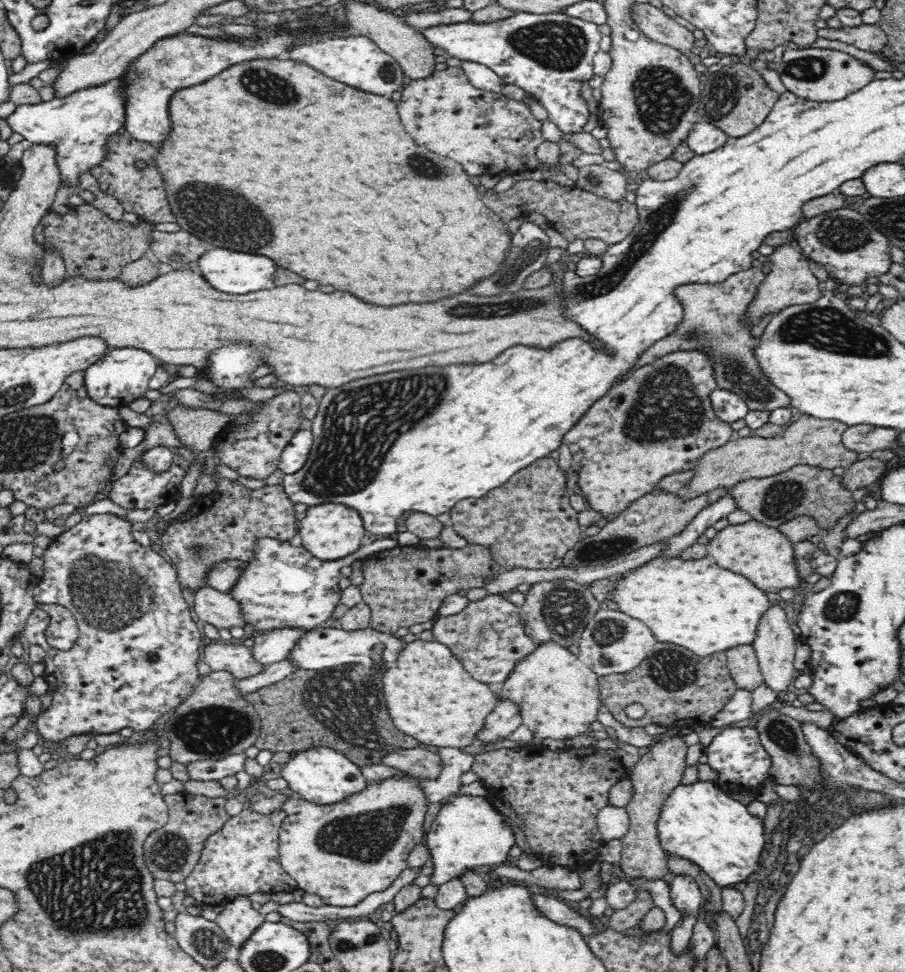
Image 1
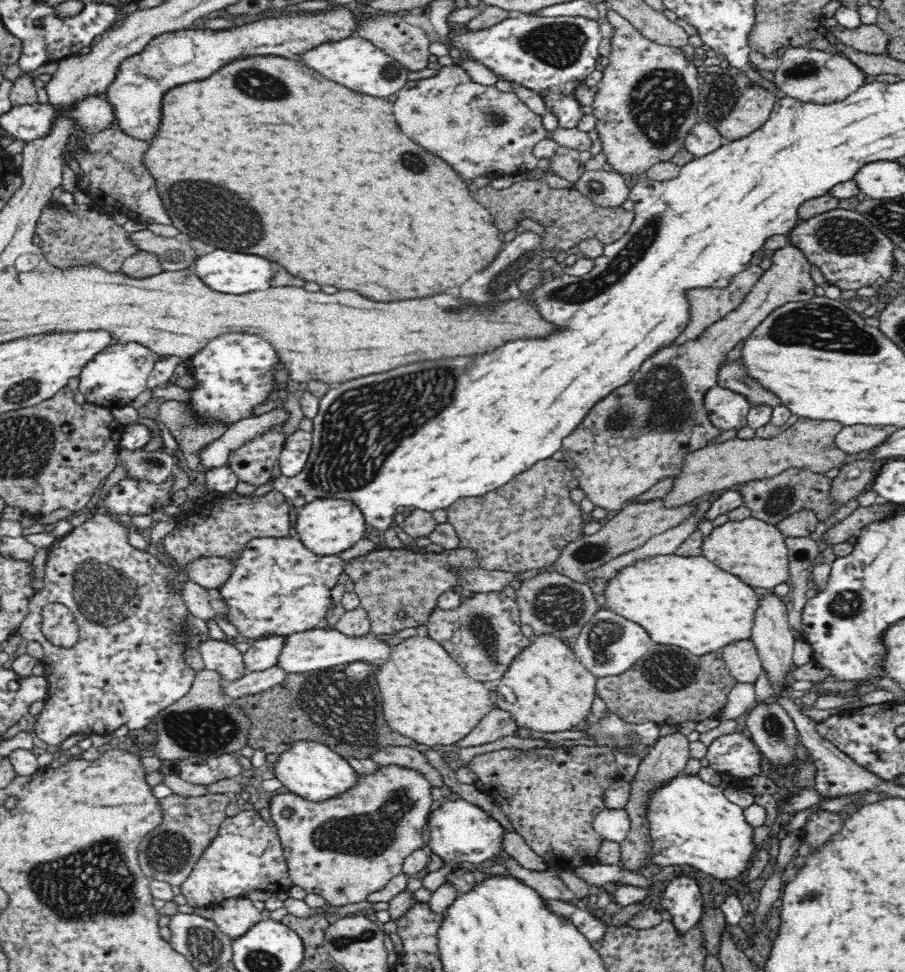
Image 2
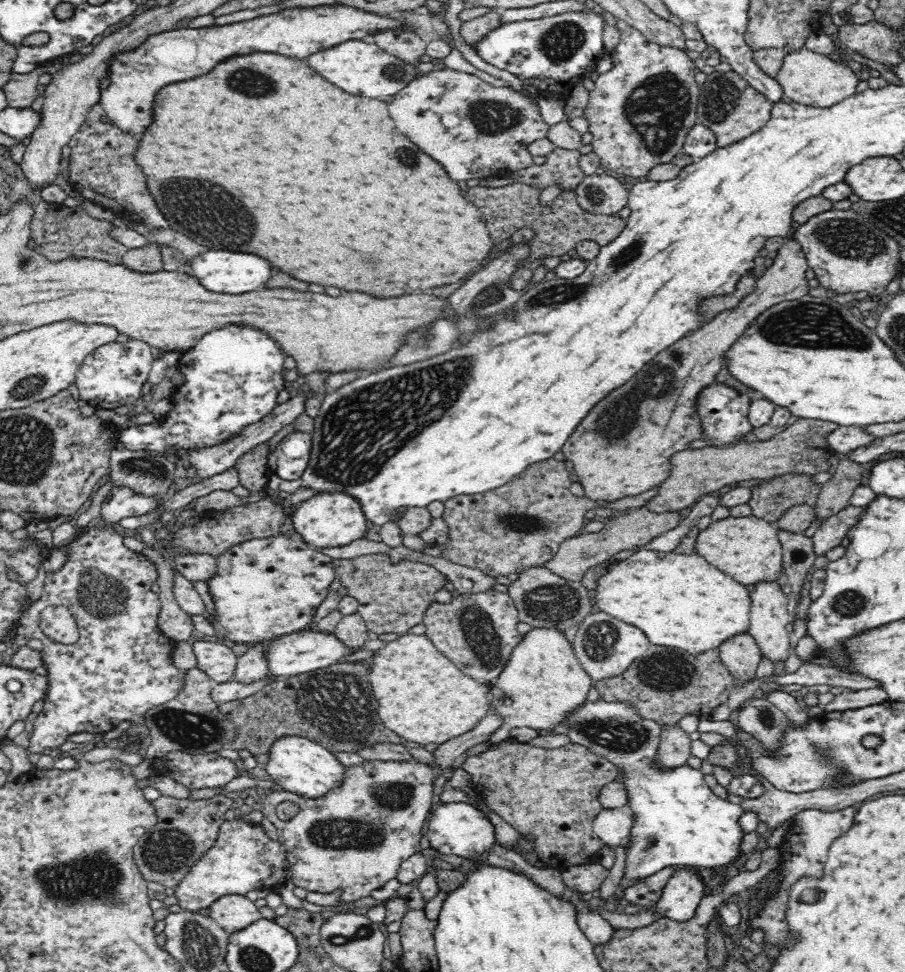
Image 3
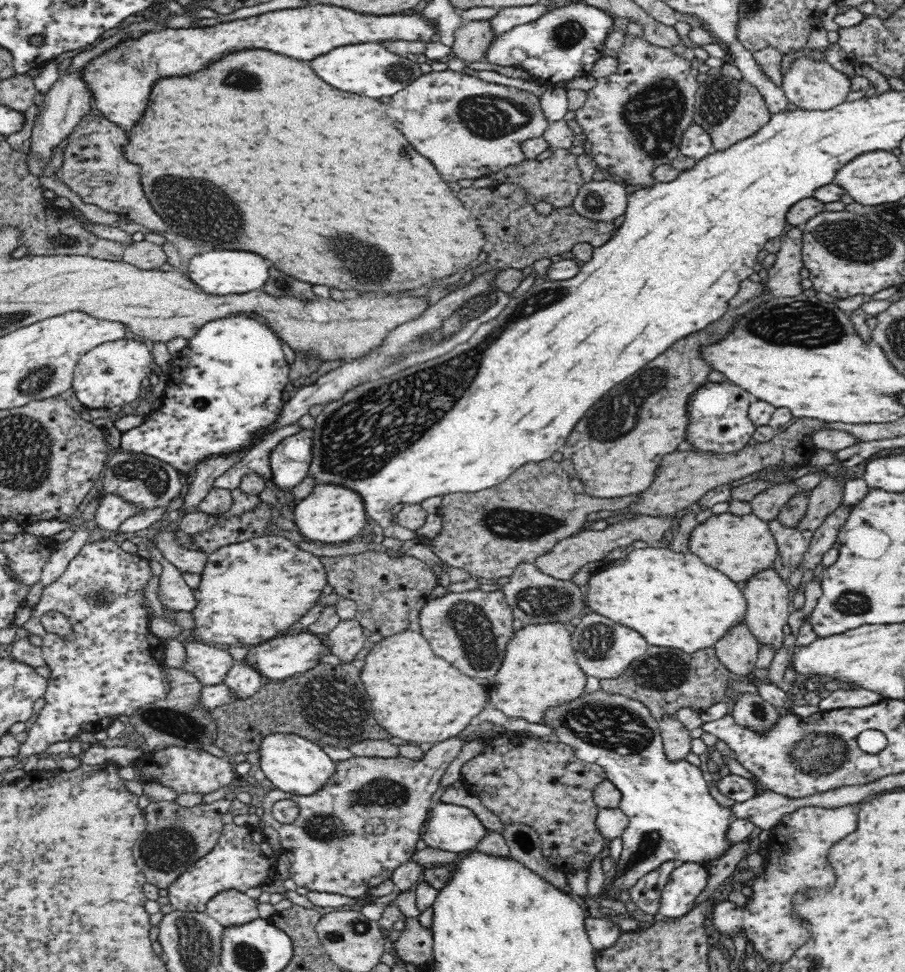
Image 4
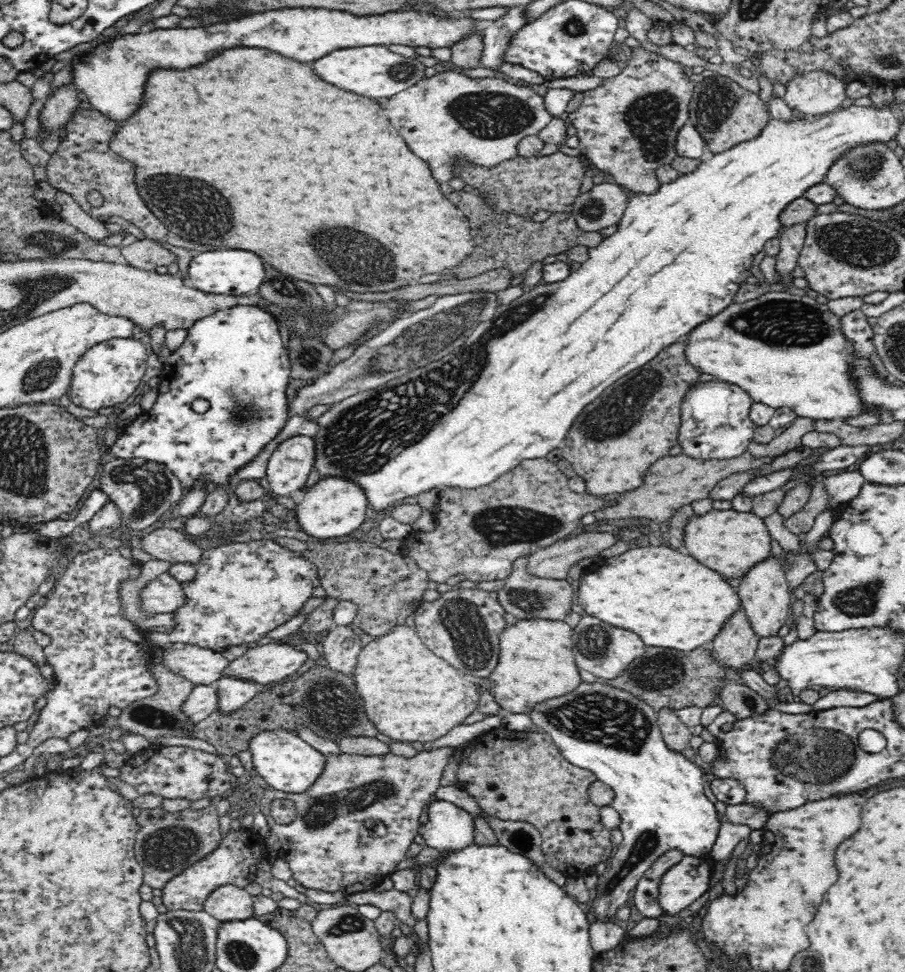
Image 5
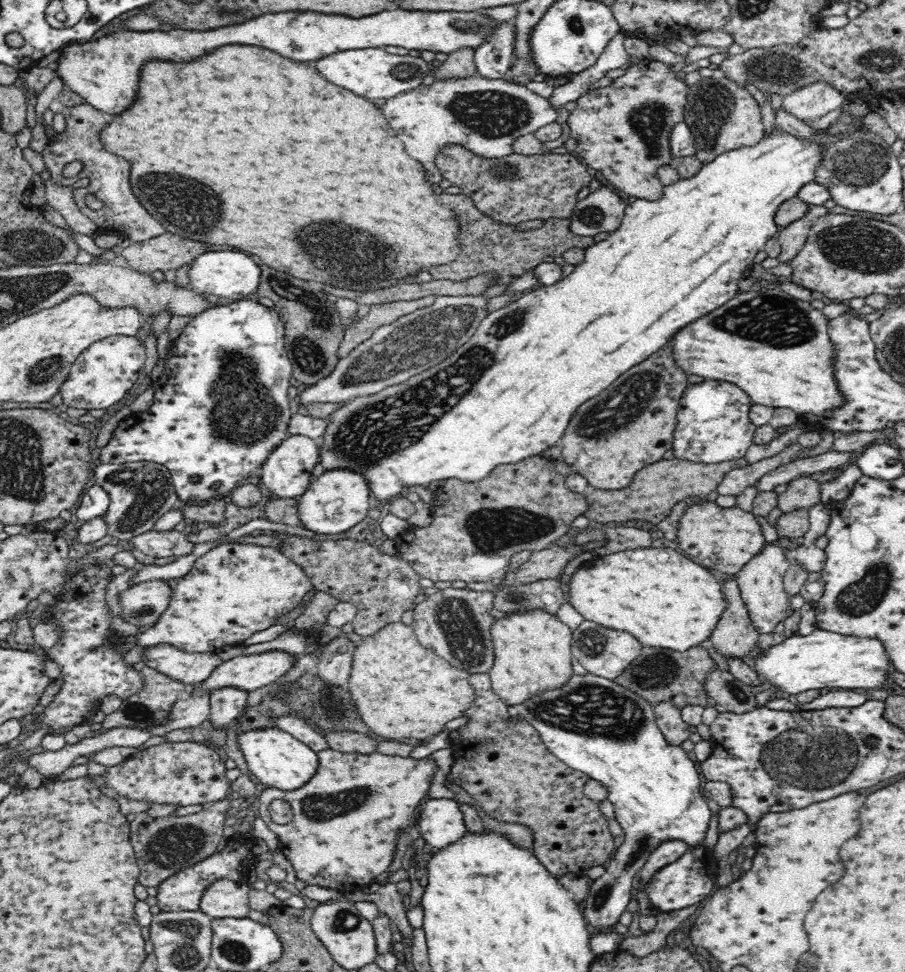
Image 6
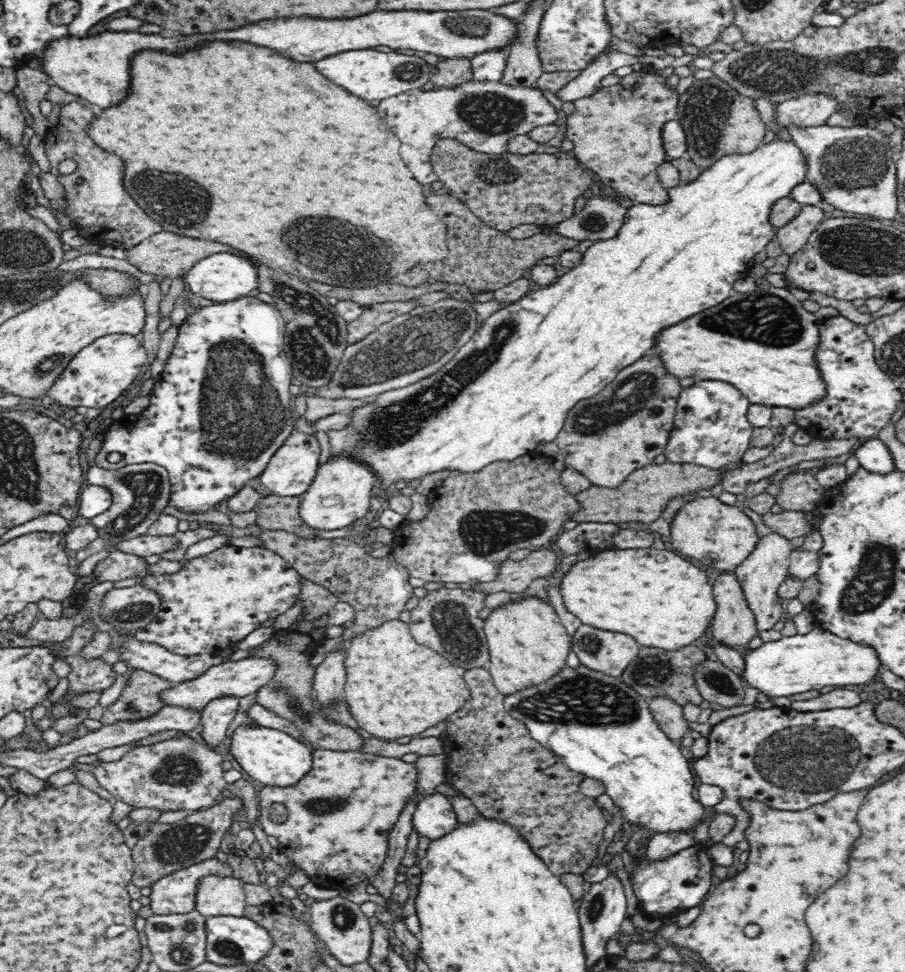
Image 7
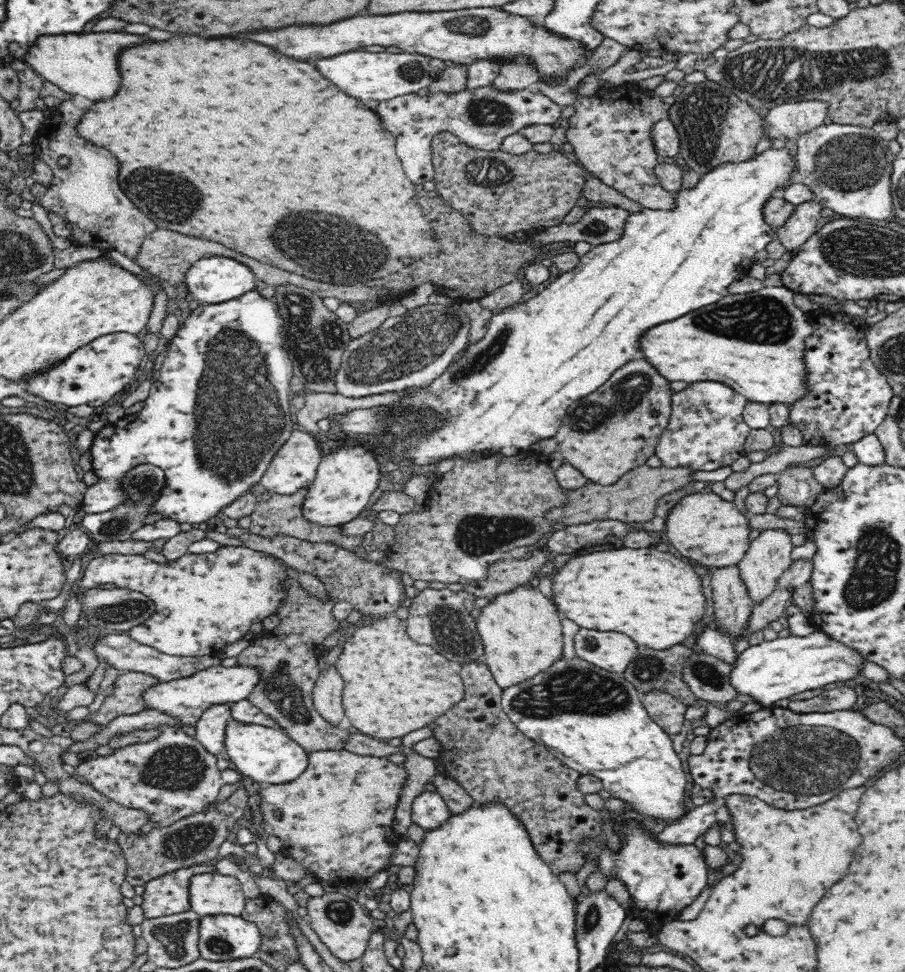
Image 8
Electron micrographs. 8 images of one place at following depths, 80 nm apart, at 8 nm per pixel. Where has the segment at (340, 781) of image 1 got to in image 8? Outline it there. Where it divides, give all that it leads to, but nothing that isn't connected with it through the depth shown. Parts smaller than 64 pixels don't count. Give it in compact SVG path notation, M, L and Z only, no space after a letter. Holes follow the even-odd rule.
M233 719L224 730L224 748L230 765L243 777L252 778L261 784L284 784L292 782L306 770L309 754L290 739L280 728L246 724Z

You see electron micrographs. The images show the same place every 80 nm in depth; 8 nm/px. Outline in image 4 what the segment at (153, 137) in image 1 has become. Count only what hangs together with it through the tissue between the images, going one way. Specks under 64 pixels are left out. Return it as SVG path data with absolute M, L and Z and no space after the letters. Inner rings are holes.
M308 4L286 8L207 27L156 29L138 38L126 38L82 68L82 79L92 93L94 106L114 124L128 129L142 118L148 104L148 94L158 78L186 76L206 68L210 62L224 58L224 54L264 48L296 60L314 60L339 46L381 43L384 41L430 42L439 41L437 26L420 14L358 14L342 7Z

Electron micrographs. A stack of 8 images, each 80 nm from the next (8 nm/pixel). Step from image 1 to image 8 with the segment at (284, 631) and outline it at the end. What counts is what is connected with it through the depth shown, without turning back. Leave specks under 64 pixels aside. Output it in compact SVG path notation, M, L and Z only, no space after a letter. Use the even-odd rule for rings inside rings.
M230 704L210 706L195 724L195 738L215 757L224 754L224 730L226 724L233 719L230 715Z

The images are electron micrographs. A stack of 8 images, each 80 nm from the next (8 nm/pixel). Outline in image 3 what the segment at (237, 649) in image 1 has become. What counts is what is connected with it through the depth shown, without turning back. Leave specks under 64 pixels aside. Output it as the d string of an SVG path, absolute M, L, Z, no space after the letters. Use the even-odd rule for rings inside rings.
M206 639L192 644L196 669L206 673L215 684L230 681L236 668L237 657L231 645Z

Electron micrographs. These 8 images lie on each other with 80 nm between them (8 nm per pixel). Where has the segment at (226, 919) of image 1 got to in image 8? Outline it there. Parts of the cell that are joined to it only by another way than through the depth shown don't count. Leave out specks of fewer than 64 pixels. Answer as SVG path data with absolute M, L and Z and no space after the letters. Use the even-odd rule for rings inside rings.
M215 871L196 874L189 881L191 910L202 917L216 914L241 916L246 897L234 876L222 876Z

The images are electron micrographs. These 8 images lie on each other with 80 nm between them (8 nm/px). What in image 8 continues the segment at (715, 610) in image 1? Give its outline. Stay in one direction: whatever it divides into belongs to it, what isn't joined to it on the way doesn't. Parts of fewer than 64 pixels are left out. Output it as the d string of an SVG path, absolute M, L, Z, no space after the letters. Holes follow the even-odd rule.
M622 548L622 550L604 550L604 552L592 552L586 556L572 556L572 560L568 560L557 570L558 574L553 576L552 582L552 596L556 602L556 608L572 622L576 622L582 628L590 628L590 630L600 630L600 632L622 632L630 638L634 638L636 644L644 644L648 648L654 650L664 650L675 645L681 645L682 640L686 640L688 636L692 636L698 628L700 622L706 614L706 598L702 593L702 584L700 584L700 577L692 570L692 562L686 561L677 555L674 551L661 552L654 548Z

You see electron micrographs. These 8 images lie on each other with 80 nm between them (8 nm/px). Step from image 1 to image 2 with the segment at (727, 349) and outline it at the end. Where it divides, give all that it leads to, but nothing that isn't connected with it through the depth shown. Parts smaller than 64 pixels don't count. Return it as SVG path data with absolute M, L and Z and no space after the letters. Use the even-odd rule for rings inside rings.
M751 264L745 271L736 274L725 289L689 290L687 298L690 303L691 321L684 332L676 338L675 343L684 344L686 340L694 340L710 324L724 318L730 310L736 310L764 271L758 265ZM738 361L722 365L718 372L717 384L737 394L742 394L751 406L764 404L774 408L781 405L780 398L777 398L774 394L759 386L758 382L749 378Z

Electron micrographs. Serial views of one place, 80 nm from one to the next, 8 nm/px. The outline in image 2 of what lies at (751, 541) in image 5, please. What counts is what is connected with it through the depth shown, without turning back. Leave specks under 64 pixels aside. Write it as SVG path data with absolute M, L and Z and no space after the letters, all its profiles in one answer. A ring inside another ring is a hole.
M752 516L742 520L728 520L715 526L702 538L701 554L718 568L758 591L772 590L776 584L788 583L788 549L784 535L776 525Z

